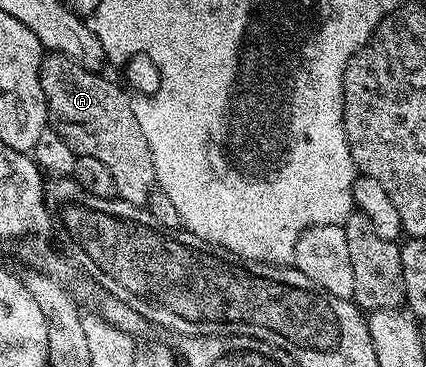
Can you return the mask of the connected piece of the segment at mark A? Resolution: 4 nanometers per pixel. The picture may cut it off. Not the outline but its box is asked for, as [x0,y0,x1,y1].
[39,52,157,205]

